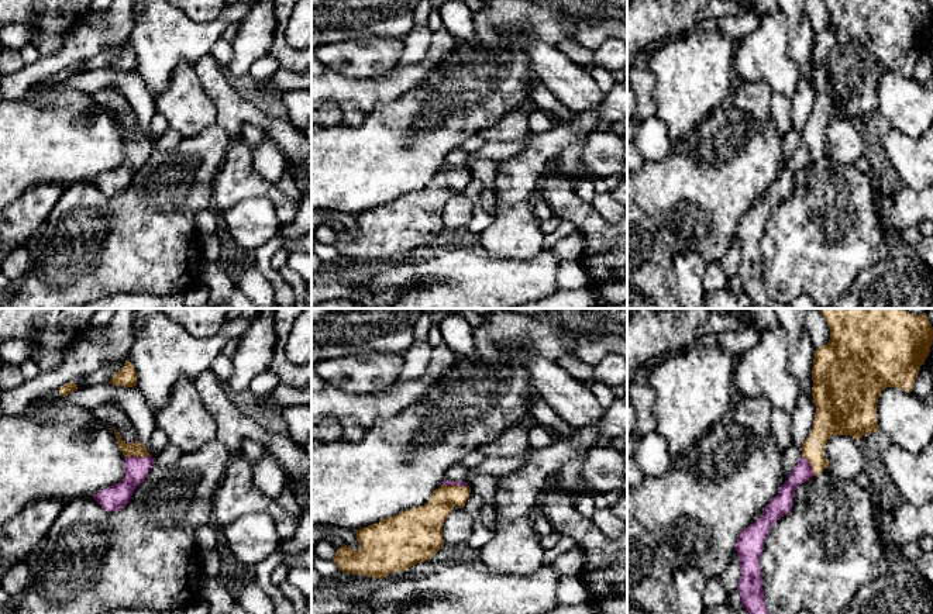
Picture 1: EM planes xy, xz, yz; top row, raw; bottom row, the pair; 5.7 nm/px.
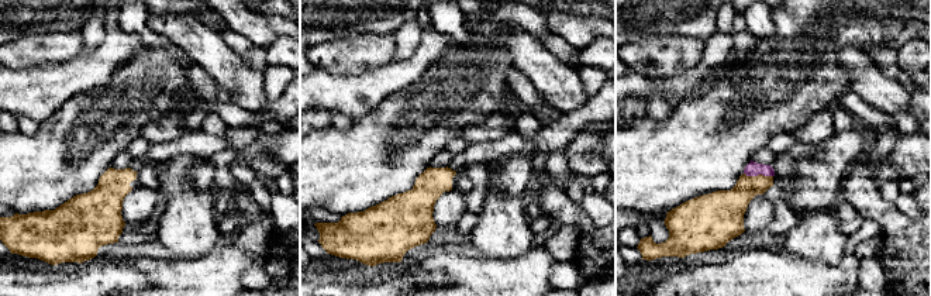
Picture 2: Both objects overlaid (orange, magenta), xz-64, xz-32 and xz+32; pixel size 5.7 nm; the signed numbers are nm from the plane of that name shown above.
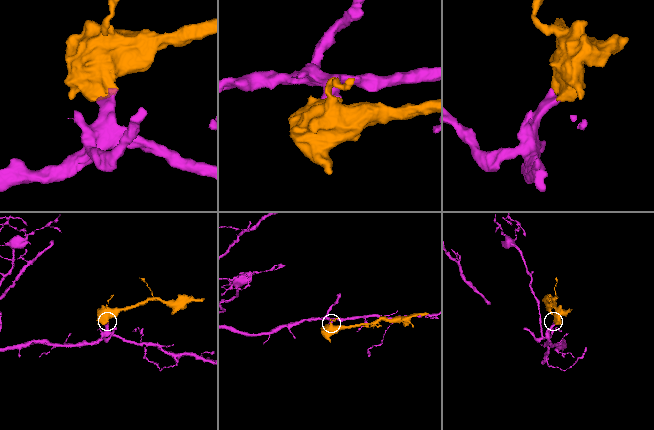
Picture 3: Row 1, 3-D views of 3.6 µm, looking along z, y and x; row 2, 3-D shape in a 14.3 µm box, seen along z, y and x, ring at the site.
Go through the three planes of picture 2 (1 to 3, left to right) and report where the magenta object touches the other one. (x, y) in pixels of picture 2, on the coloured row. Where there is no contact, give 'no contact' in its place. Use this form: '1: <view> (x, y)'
1: no contact
2: no contact
3: xz+32 (758, 175)

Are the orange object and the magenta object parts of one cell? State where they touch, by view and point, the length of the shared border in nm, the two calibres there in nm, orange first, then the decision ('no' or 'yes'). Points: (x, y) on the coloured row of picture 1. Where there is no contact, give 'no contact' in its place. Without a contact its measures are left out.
xy (137, 455) | 140 nm | 80/130 nm | yes

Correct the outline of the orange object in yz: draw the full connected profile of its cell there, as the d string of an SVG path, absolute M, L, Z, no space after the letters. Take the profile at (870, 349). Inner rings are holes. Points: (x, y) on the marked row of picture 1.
M819 308L824 315L830 328L830 339L826 345L816 348L812 368L813 380L813 404L816 407L816 415L813 420L813 428L802 445L802 456L789 475L788 480L781 486L778 494L767 504L762 515L744 528L736 544L736 551L740 556L741 576L739 582L739 591L743 607L747 614L768 614L765 606L765 596L762 590L762 577L760 566L760 555L764 548L764 539L767 538L772 525L785 514L788 514L793 506L793 494L799 484L819 476L824 468L829 468L829 460L824 458L826 444L832 435L850 435L860 441L865 434L877 432L877 403L881 391L885 387L899 387L905 391L912 391L915 380L917 379L919 369L925 365L929 356L930 346L933 344L933 327L926 313L913 315L905 308Z

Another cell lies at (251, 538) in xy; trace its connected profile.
M266 513L245 514L218 530L225 555L240 569L251 569L282 544L275 522Z

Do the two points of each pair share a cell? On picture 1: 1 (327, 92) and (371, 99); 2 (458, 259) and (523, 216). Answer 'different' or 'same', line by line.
1: same
2: different

